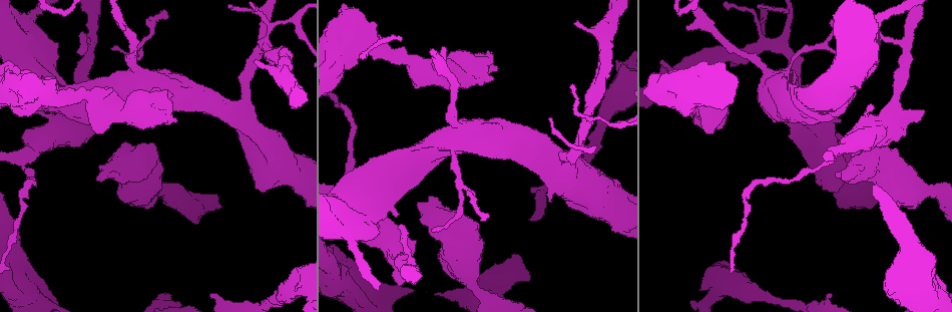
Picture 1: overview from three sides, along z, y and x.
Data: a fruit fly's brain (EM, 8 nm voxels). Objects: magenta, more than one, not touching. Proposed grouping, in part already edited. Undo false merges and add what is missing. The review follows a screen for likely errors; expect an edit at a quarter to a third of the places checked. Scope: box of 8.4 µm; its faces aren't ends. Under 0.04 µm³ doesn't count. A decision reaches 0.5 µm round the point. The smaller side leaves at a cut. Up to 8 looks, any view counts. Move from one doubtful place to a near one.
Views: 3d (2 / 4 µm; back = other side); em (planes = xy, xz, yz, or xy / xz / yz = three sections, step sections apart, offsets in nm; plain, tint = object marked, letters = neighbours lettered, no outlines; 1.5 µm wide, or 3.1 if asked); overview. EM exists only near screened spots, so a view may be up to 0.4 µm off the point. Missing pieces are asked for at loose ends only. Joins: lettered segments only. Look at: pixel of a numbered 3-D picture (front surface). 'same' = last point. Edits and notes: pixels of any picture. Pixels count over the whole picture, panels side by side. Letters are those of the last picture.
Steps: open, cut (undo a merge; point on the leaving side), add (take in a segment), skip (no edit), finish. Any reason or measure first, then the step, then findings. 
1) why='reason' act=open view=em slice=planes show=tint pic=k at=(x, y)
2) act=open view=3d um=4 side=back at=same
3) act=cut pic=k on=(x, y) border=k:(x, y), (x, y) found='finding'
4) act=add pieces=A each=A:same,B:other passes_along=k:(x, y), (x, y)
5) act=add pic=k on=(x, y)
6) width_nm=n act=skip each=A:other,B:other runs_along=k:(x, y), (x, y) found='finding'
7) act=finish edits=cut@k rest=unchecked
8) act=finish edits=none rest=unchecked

why='small branch off a trunk' act=open view=em slice=planes show=letters pic=1 at=(28, 159)

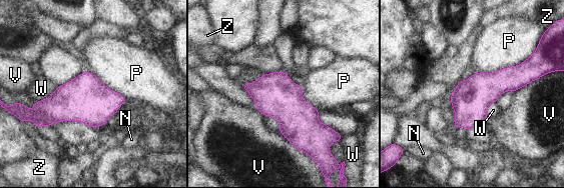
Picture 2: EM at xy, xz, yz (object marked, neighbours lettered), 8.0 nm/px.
width_nm=300 act=skip each=N:other,P:other,V:other,W:other,Z:other found='all the same neuron'

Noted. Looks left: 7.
why='thick end' act=open view=3d um=4 pic=1 at=(706, 133)

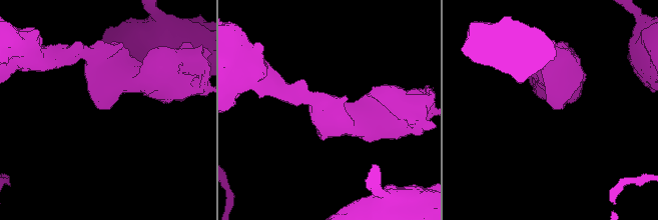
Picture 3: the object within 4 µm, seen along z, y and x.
act=open view=em slice=planes show=plain pic=3 at=(554, 108)

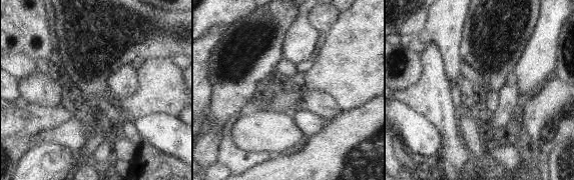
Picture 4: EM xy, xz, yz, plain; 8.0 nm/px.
why='see the neighbours' act=open view=em slice=planes show=letters at=same

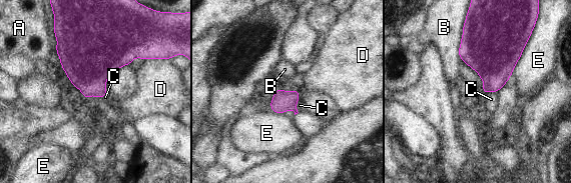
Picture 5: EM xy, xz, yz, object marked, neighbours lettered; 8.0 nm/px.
act=skip each=A:other,B:other,C:other,D:other,E:other border=5:(300, 98), (297, 102), (298, 112) found='no lettered segment goes on from it'

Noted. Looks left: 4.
why='free end' act=open view=em slice=xy step=8 show=tint pic=1 at=(829, 298)

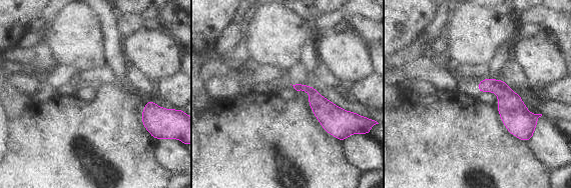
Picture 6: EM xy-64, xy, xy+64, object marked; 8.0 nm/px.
act=open view=em slice=xy step=8 show=letters at=same

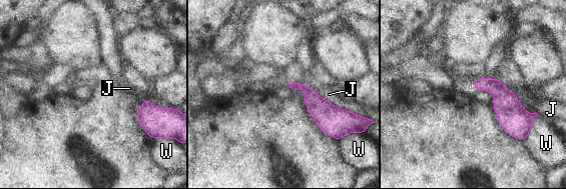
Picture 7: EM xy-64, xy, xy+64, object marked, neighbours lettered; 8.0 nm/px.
act=skip each=J:other,W:other border=7:(515, 95), (537, 114), (524, 140) found='no lettered segment goes on from it'

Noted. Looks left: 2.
act=finish edits=none rest=unchecked

